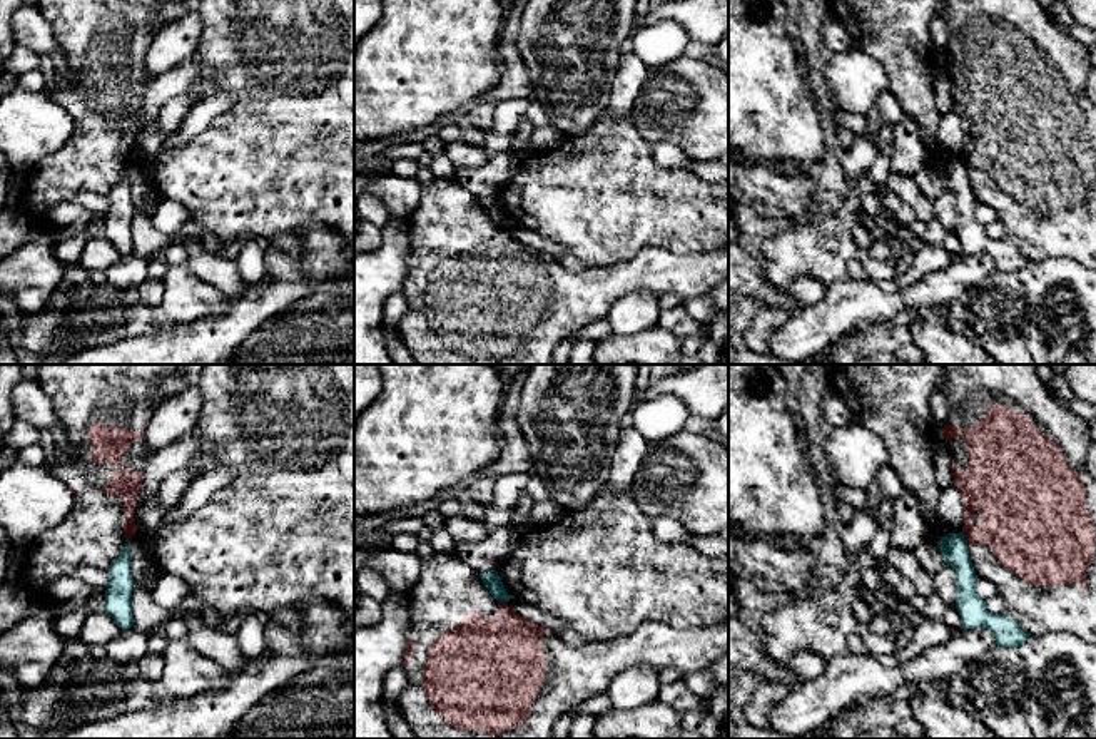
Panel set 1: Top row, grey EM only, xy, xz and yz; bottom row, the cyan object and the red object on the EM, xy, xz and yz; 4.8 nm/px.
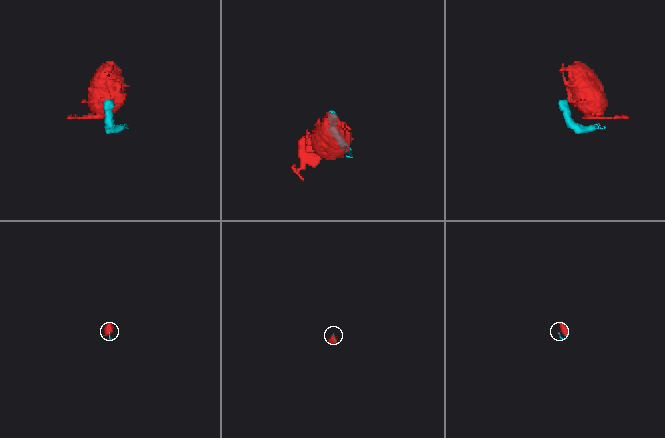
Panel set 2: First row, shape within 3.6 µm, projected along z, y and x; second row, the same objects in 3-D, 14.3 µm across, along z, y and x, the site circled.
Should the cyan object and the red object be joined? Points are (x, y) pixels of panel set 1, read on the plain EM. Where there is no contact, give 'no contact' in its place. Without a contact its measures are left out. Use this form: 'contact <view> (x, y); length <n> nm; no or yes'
contact yz (964, 163); length 70 nm; no

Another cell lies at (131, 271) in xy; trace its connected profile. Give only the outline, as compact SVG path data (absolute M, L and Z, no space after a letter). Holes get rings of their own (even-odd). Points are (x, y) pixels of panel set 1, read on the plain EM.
M125 254L107 269L105 279L119 289L139 289L149 279L149 261Z

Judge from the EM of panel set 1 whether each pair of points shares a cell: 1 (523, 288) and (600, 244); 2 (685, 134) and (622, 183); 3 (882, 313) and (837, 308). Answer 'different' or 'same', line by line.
1: different
2: different
3: same

